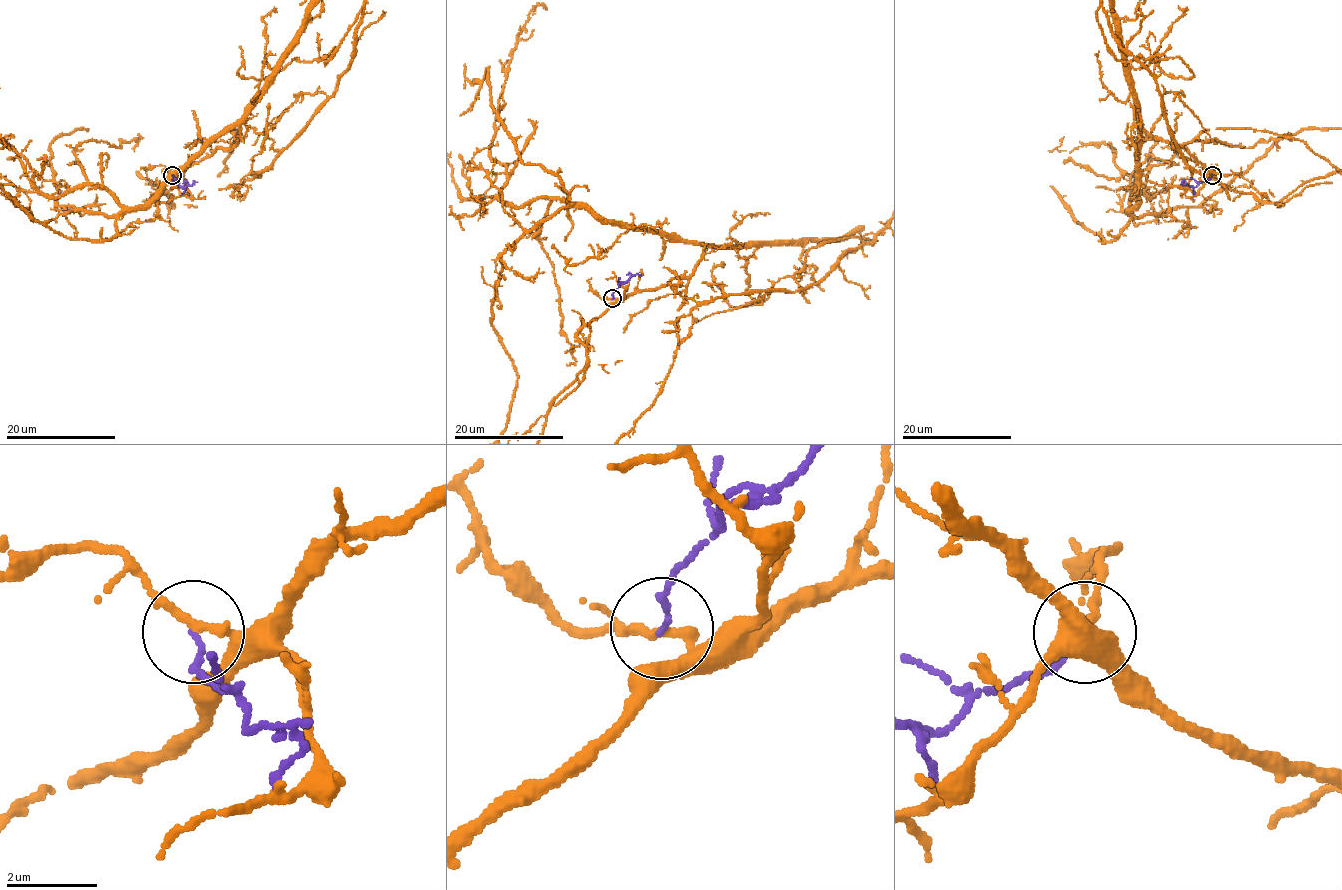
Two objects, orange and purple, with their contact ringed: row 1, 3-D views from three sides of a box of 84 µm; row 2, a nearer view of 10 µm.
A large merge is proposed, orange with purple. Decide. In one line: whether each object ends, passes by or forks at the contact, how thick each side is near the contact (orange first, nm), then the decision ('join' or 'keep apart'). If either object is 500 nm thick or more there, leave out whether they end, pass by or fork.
orange passes by | purple ends | 180/100 nm | keep apart

